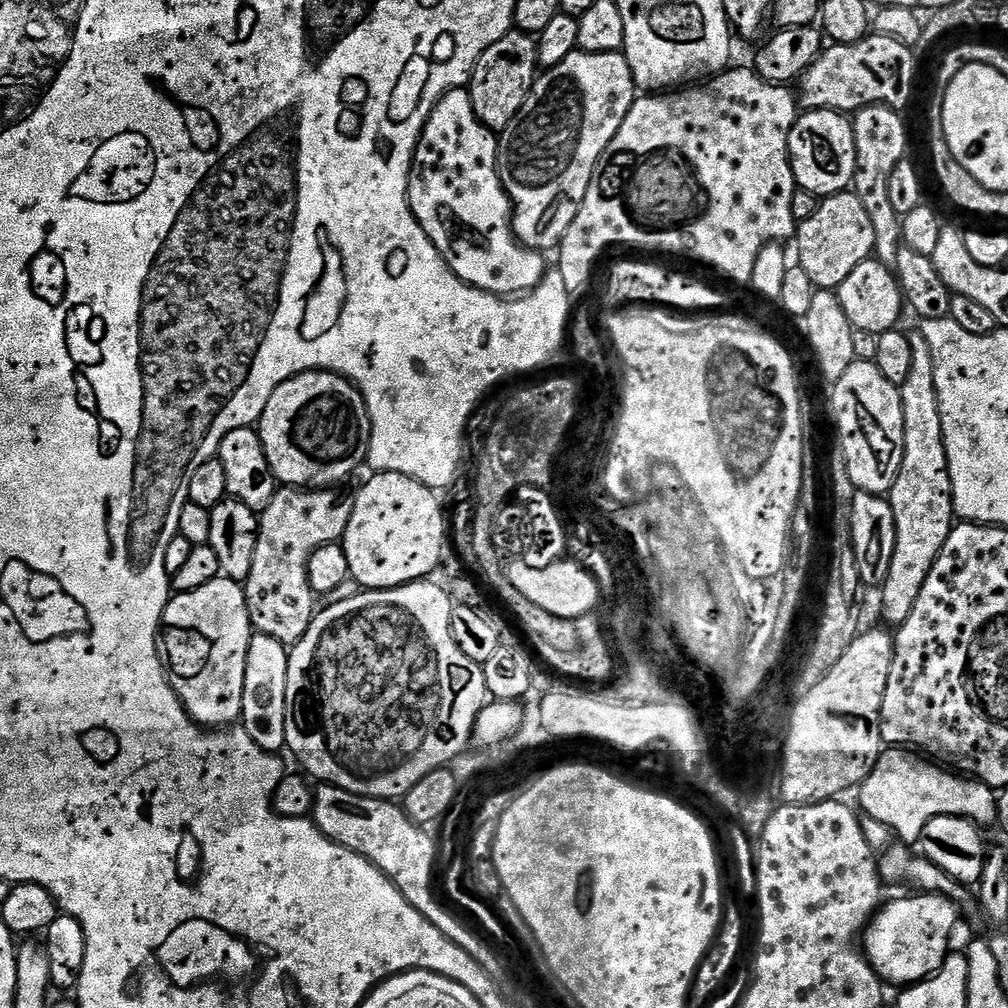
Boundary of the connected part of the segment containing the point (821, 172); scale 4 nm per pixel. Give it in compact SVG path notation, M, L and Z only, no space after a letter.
M830 110L805 111L803 114L797 115L796 125L792 128L788 139L788 156L792 160L792 173L797 185L807 192L813 192L817 198L849 191L856 169L856 147L854 146L851 119L843 112L831 112Z

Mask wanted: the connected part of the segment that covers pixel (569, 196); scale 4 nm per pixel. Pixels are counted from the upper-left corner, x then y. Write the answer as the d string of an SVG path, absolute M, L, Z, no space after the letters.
M571 52L558 66L537 75L522 110L499 133L496 146L496 169L504 189L512 199L512 231L516 239L529 250L555 249L570 230L570 222L578 214L586 198L586 190L596 173L598 162L610 146L618 126L626 118L630 106L638 98L638 89L628 59L618 52Z

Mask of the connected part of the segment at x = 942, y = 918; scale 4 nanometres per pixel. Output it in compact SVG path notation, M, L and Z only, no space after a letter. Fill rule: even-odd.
M908 894L905 900L883 905L862 932L862 951L885 985L917 984L933 976L950 954L948 943L956 928L958 909L944 896Z

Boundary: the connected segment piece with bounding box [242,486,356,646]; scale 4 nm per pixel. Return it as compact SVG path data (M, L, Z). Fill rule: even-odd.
M284 486L274 494L270 506L259 513L258 546L254 546L250 574L242 582L250 622L256 632L270 634L270 638L291 646L310 630L314 615L314 593L308 577L310 554L327 544L343 541L356 501L355 495L346 489L337 486L305 490Z

